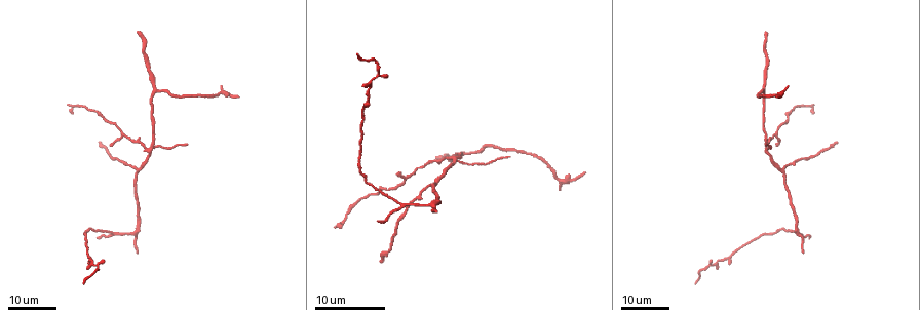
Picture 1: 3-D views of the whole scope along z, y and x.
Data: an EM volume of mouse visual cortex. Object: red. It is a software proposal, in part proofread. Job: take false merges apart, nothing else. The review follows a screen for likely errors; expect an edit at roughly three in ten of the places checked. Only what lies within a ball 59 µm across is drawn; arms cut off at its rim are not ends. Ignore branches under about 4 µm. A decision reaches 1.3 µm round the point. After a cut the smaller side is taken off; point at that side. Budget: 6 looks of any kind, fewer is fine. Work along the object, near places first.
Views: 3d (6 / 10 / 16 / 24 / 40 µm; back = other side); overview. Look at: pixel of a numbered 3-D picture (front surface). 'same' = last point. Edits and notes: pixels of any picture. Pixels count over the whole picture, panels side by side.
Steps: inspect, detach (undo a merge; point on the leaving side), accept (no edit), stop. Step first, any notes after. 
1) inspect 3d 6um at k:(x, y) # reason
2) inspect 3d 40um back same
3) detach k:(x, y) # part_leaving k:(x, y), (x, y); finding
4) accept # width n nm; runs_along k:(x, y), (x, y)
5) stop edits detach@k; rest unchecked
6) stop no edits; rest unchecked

inspect 3d 16um at 1:(148, 149) # looks like a crossing

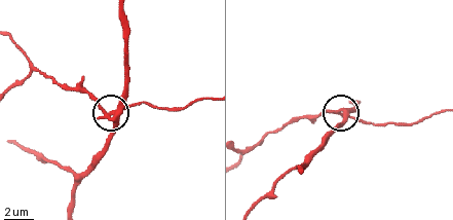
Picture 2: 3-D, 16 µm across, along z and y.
inspect 3d 10um at 2:(113, 114)

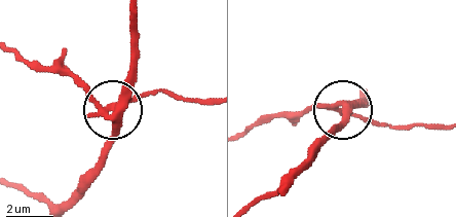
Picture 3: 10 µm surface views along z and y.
detach 3:(83, 86) # width 290 nm; two cells meet here

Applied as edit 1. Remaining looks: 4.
inspect overview

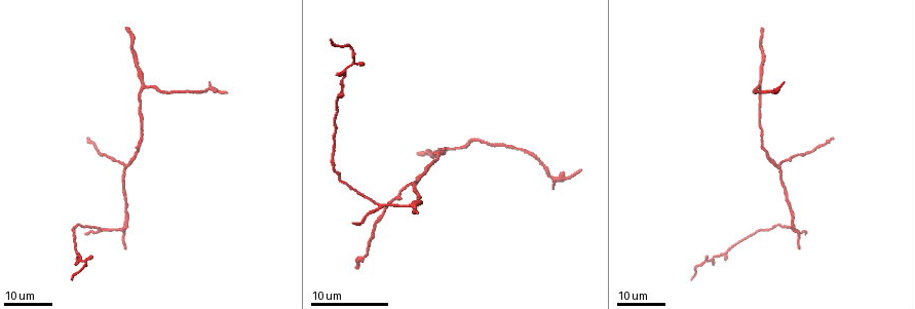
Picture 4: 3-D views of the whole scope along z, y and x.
inspect 3d 16um at 4:(126, 163) # side arm on a straight run

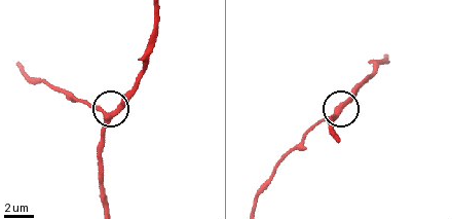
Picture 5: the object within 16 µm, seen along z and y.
inspect 3d 6um at 5:(107, 114)

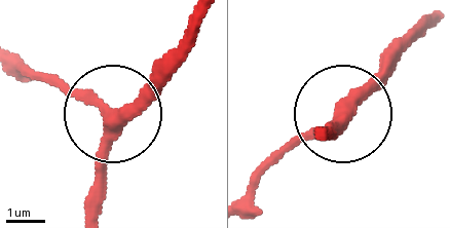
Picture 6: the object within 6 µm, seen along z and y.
accept # arms 3; all the same cell

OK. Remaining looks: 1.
stop edits detach@3; rest unchecked

